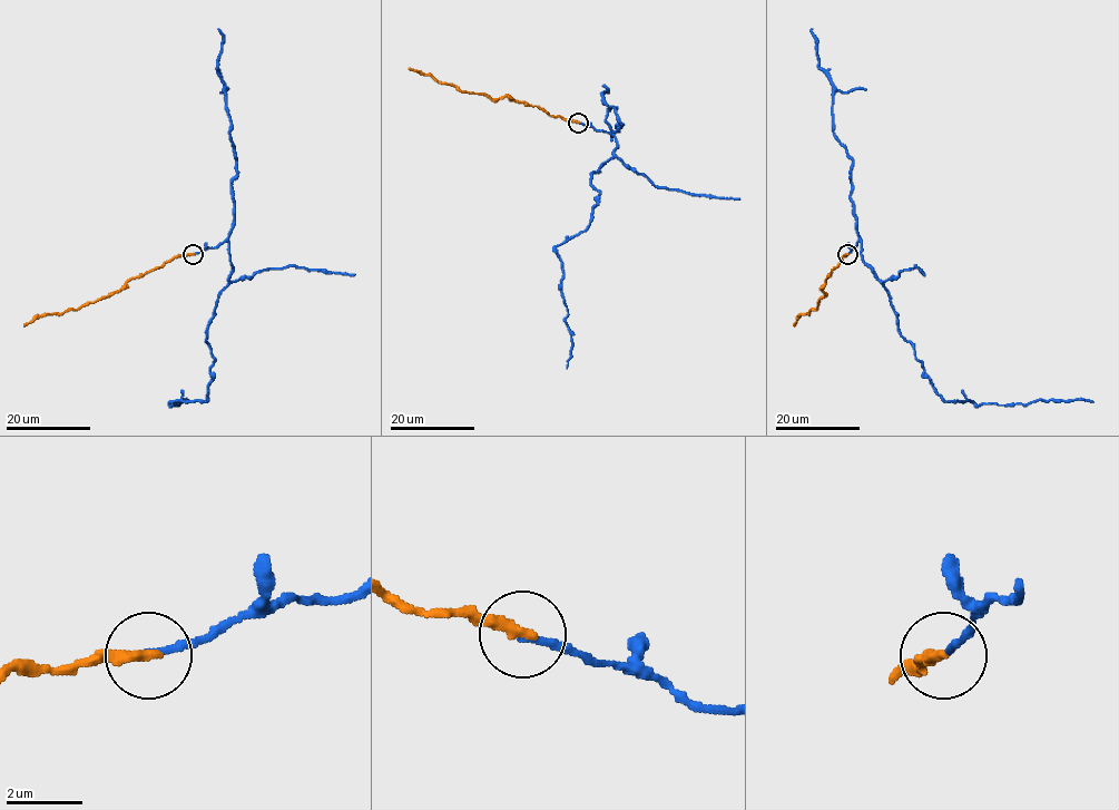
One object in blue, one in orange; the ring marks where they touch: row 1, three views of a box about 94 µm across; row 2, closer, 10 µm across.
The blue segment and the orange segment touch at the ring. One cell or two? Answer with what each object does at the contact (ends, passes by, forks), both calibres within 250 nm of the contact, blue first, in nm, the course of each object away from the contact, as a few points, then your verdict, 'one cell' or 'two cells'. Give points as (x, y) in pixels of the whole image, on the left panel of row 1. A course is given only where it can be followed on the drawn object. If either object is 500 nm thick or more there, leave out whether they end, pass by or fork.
blue ends | orange ends | 160/320 nm | blue via (193, 254), (228, 243), (232, 270), (207, 334), (215, 361), (206, 401), (182, 402) | orange via (193, 254), (177, 255), (160, 266), (130, 279), (119, 290), (74, 310), (39, 315), (25, 325) | one cell

